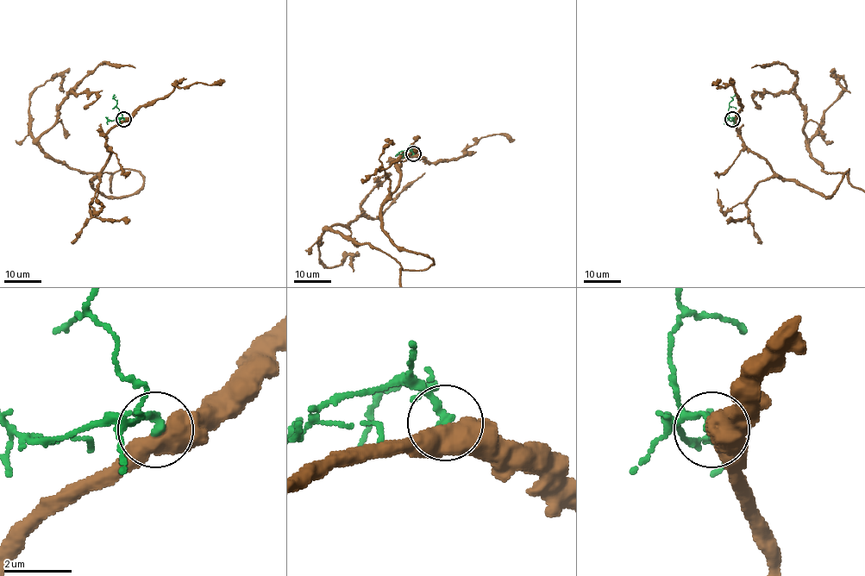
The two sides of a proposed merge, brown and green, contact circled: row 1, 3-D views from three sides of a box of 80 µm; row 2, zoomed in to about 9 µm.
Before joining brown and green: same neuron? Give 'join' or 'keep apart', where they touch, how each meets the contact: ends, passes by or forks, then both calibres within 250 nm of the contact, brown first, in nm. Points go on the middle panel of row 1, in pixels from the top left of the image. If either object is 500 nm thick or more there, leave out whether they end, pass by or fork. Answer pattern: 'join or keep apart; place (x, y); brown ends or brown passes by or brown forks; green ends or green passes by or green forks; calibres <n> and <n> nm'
keep apart; place (413, 153); calibres 600 and 240 nm

